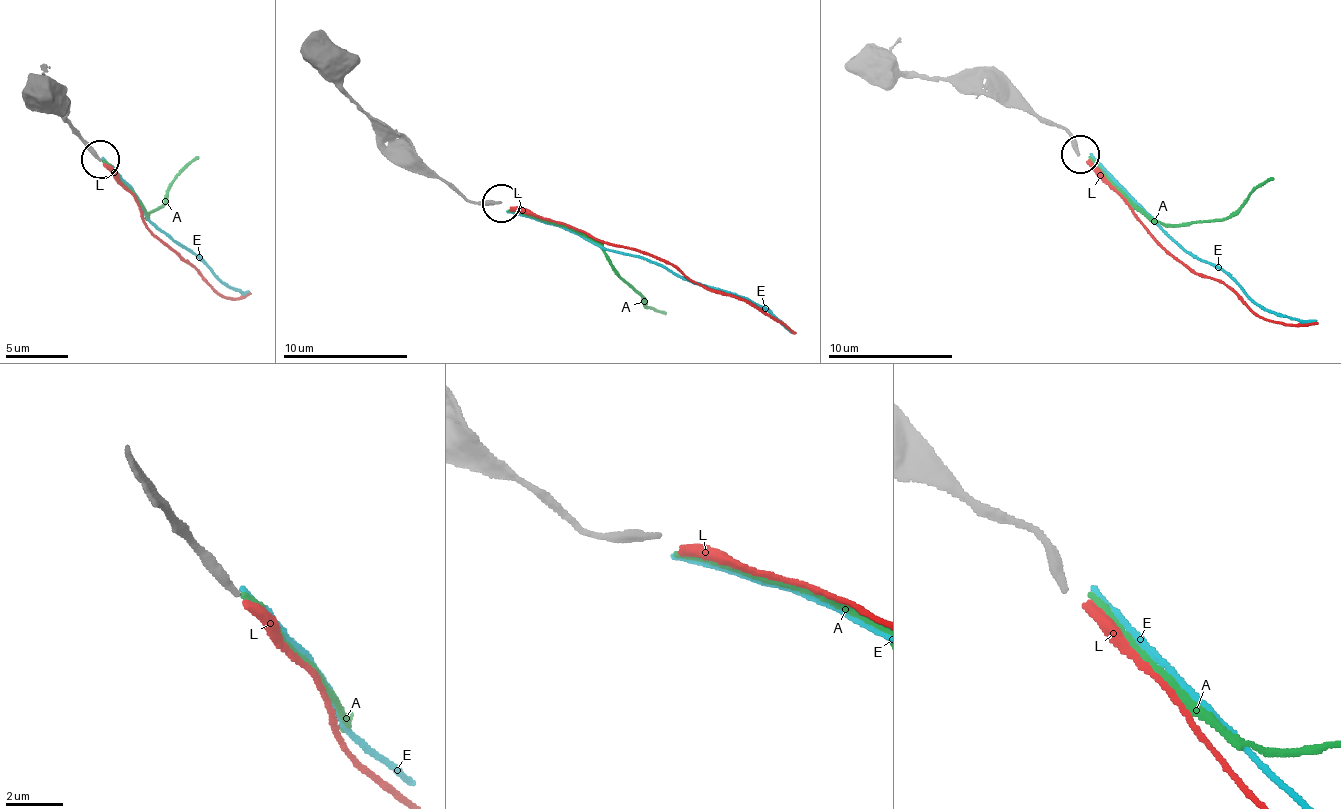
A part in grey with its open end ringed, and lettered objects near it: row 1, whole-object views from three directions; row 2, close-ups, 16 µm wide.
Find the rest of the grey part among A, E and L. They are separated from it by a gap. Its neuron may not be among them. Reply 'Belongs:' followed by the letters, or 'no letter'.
Belongs: A

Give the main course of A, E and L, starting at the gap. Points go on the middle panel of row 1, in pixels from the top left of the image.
A: (506, 210), (568, 226), (607, 255), (642, 293), (647, 307), (664, 312)
E: (506, 210), (555, 223), (615, 252), (641, 255), (708, 286), (729, 290), (764, 305), (792, 333)
L: (509, 207), (526, 207), (611, 244), (640, 250), (716, 291), (761, 307), (794, 333)

